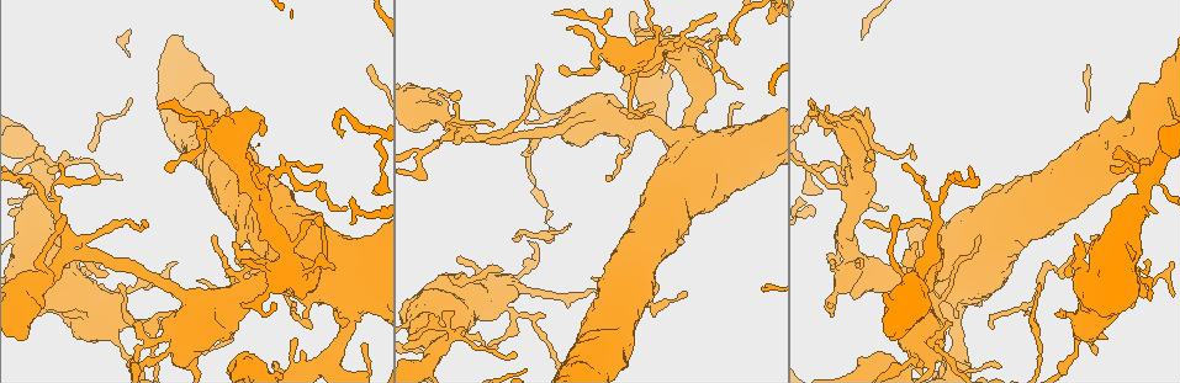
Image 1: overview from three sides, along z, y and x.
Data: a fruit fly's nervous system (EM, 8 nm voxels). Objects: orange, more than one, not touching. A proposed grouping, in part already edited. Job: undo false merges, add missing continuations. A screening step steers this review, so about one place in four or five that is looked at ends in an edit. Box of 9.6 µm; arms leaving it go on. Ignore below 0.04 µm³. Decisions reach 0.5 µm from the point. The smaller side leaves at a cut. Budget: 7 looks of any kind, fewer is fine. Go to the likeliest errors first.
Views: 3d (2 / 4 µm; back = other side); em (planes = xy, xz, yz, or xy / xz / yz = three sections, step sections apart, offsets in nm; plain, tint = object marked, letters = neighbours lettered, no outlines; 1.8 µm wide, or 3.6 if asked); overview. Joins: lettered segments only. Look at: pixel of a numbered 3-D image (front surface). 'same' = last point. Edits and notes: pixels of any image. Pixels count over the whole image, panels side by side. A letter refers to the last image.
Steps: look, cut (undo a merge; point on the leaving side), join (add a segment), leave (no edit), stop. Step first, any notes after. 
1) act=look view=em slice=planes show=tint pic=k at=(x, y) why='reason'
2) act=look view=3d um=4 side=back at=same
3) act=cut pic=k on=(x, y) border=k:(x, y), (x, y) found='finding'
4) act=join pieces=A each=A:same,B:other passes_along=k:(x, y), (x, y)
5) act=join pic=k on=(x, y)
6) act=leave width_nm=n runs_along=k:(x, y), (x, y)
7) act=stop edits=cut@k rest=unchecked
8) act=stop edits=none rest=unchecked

act=look view=em slice=planes show=plain pic=1 at=(466, 131) why='sharp bend'

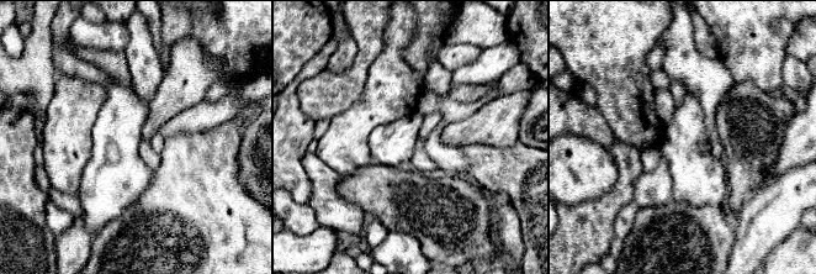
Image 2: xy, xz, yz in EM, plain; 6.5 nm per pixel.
act=look view=em slice=planes show=letters at=same why='see the neighbours'

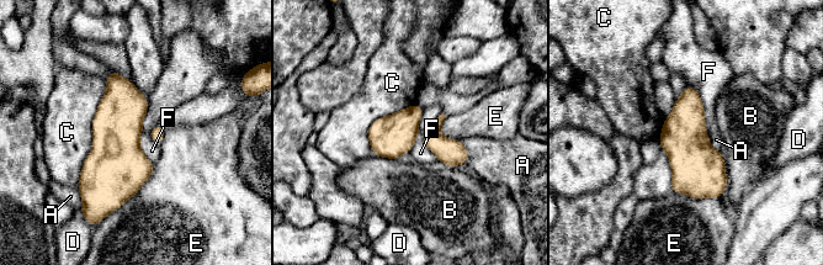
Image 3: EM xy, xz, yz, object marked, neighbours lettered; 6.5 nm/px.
act=leave width_nm=280 each=A:other,B:other,C:other,D:other,E:other,F:other border=3:(686, 84), (701, 100), (710, 142) found='continuous, no second neuron'

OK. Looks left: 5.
act=look view=em slice=planes show=letters pic=1 at=(1097, 351) why='tapers out'

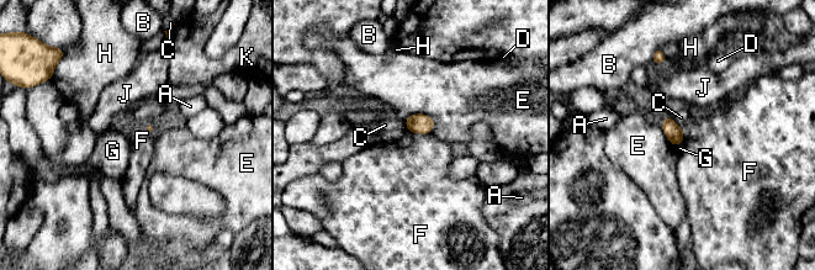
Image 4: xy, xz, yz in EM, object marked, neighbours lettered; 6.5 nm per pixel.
act=leave each=A:other,B:other,C:other,D:other,E:other,F:other,G:other,H:other,J:other,K:other border=4:(408, 131), (430, 134) found='no lettered segment goes on from it'

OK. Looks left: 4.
act=look view=3d um=2 pic=1 at=(1074, 351) why='thick turns thin'

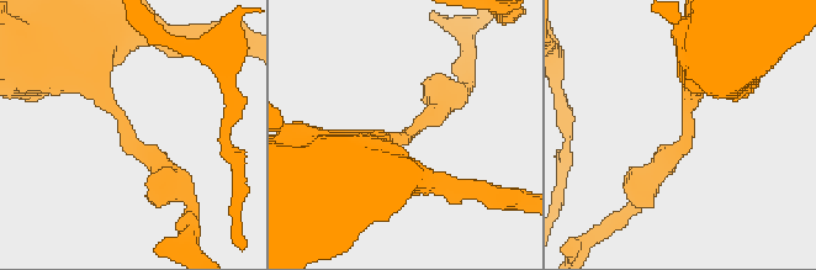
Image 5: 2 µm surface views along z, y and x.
act=look view=em slice=xz step=16 show=letters pic=5 at=(401, 139) arm_widths_nm=200,550 why='need the tissue'

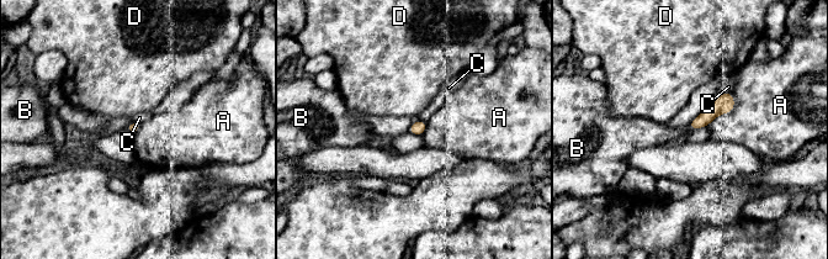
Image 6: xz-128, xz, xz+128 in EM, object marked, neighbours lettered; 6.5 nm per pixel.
act=leave each=A:other,B:other,C:other,D:other found='one neuron here'

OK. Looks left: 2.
act=stop edits=none rest=unchecked

